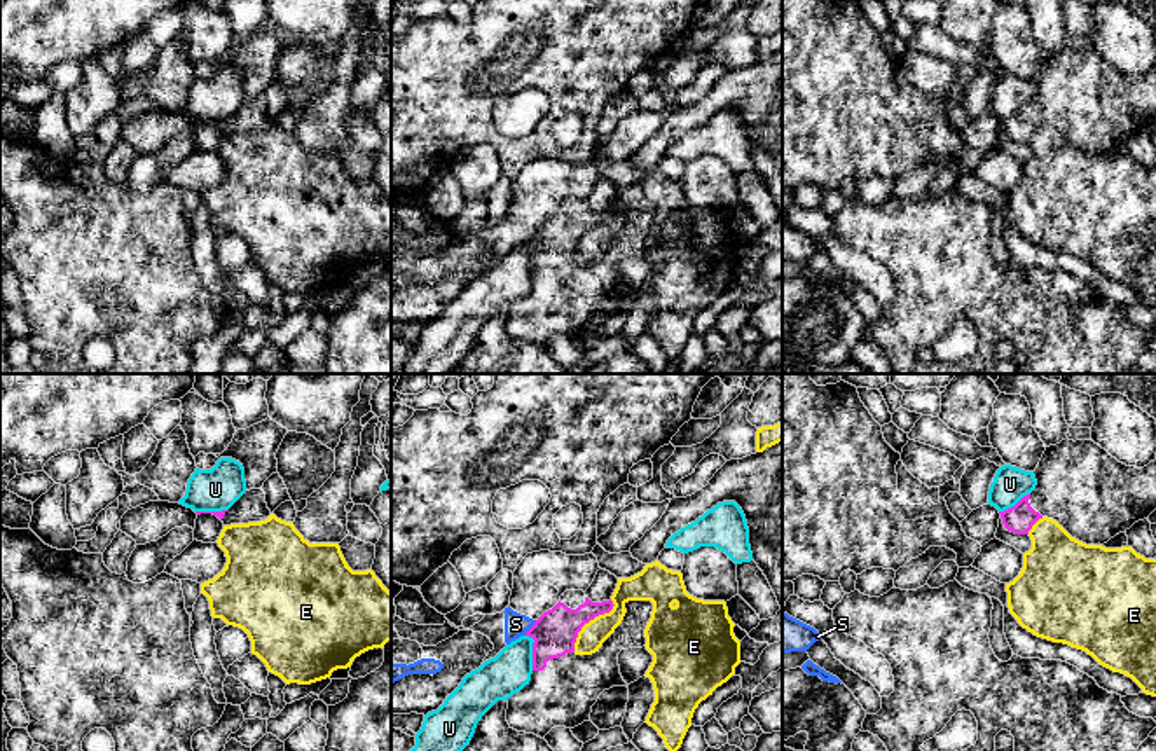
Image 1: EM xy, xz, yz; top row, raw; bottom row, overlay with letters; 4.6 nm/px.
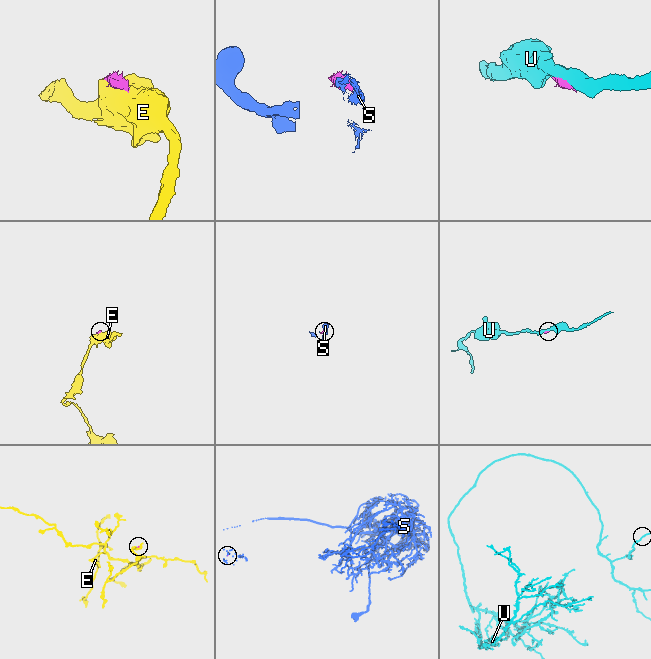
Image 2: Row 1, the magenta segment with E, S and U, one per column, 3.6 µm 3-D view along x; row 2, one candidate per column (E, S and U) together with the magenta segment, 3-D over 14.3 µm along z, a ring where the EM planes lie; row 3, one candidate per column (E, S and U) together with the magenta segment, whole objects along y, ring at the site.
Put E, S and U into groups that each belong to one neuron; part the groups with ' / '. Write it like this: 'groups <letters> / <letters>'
groups E / S / U

